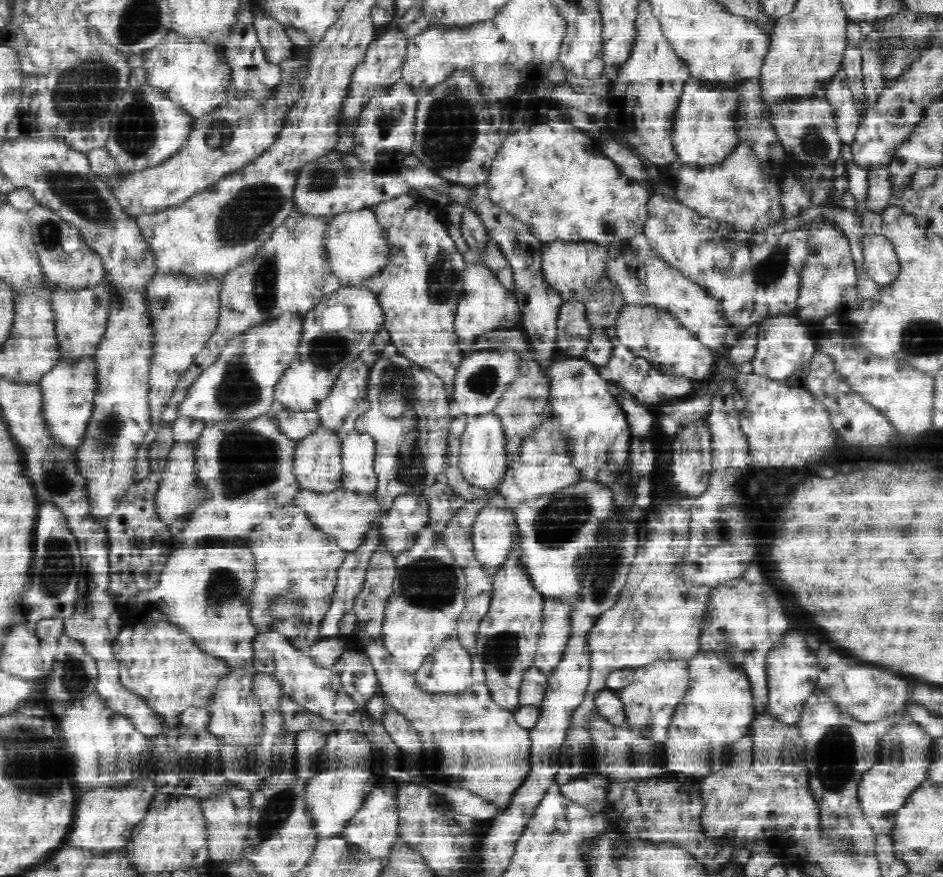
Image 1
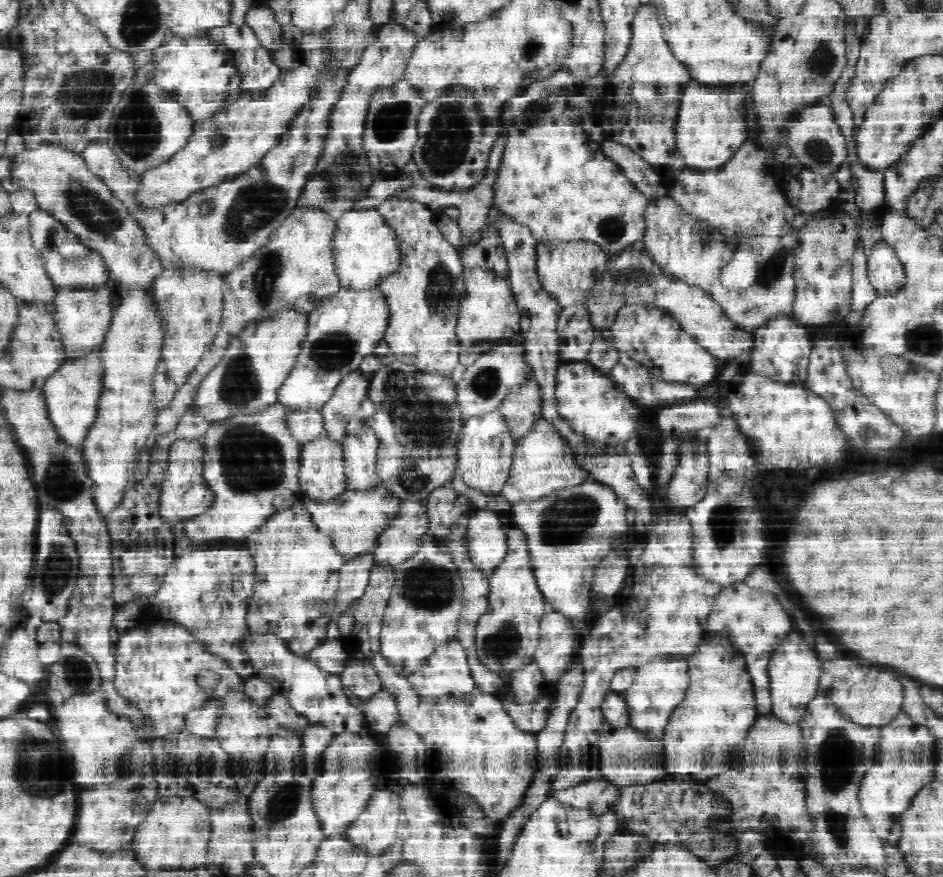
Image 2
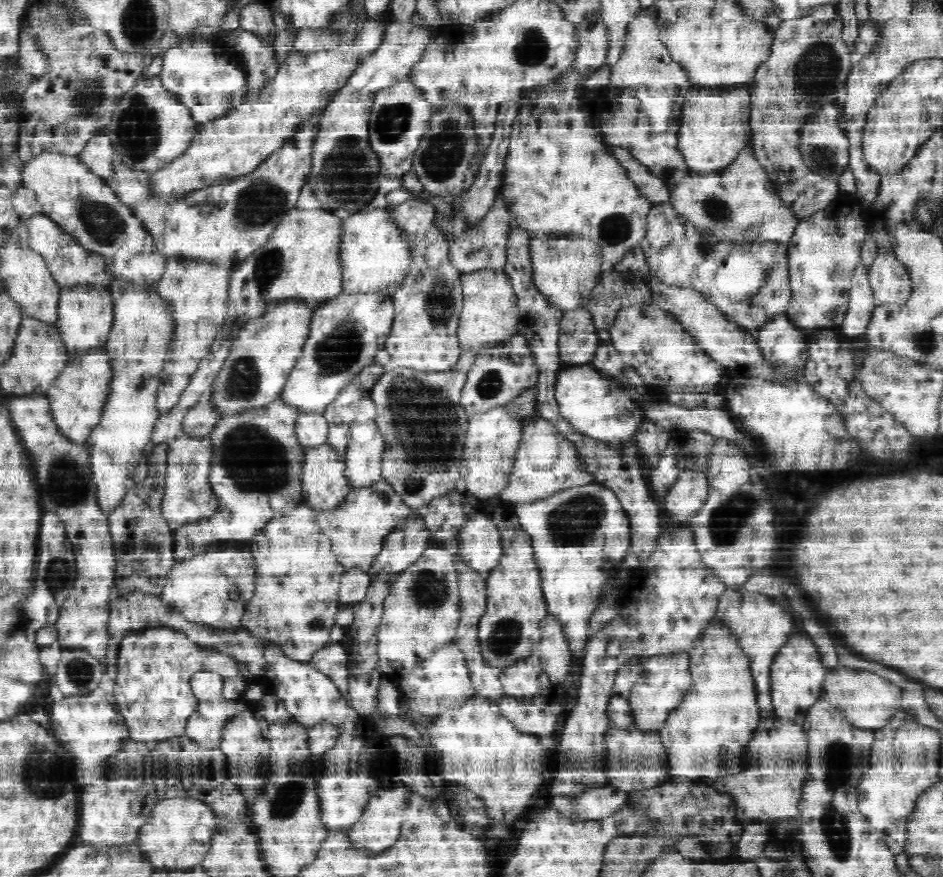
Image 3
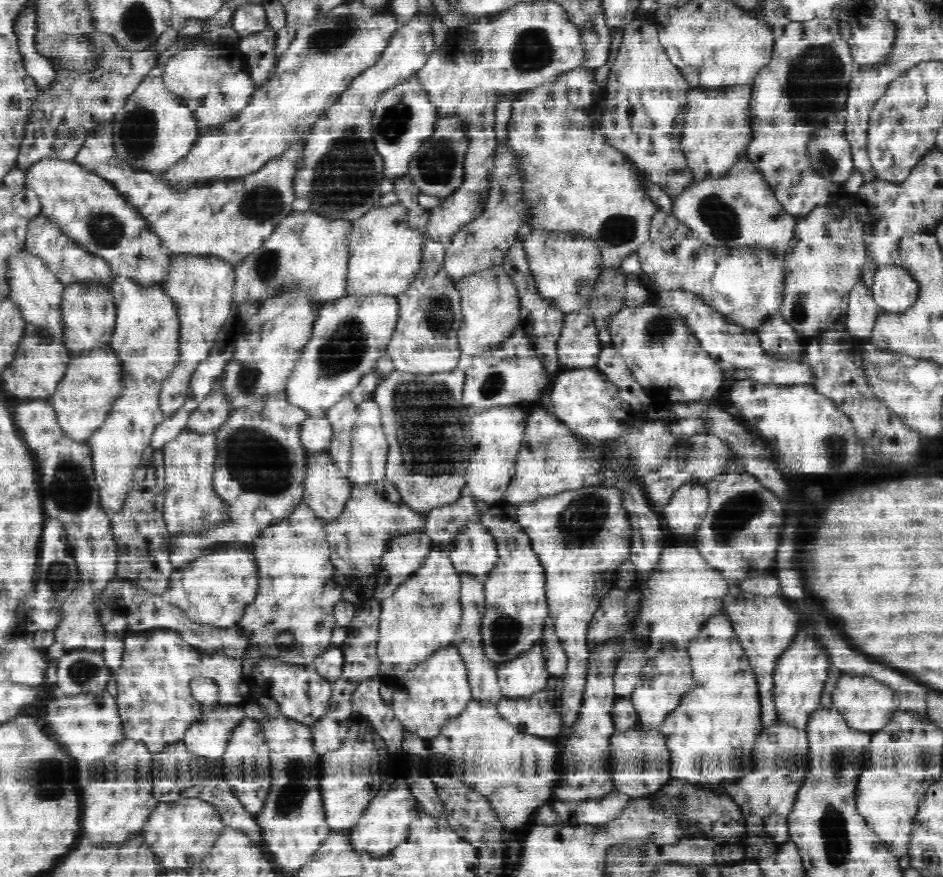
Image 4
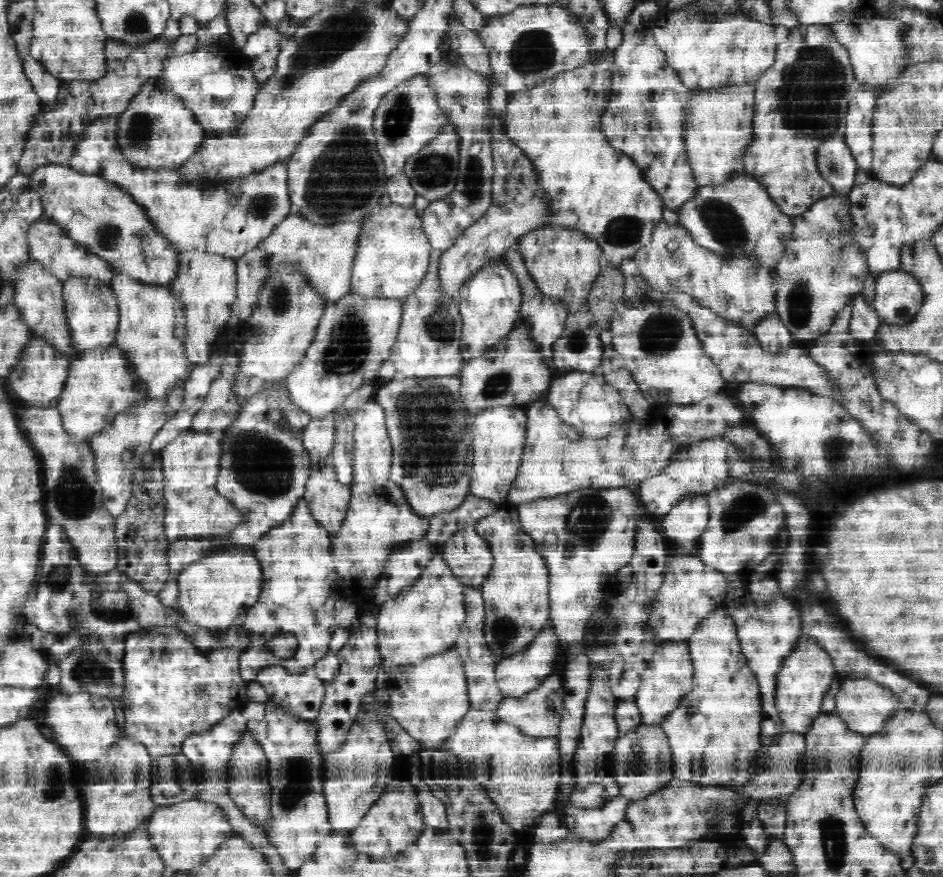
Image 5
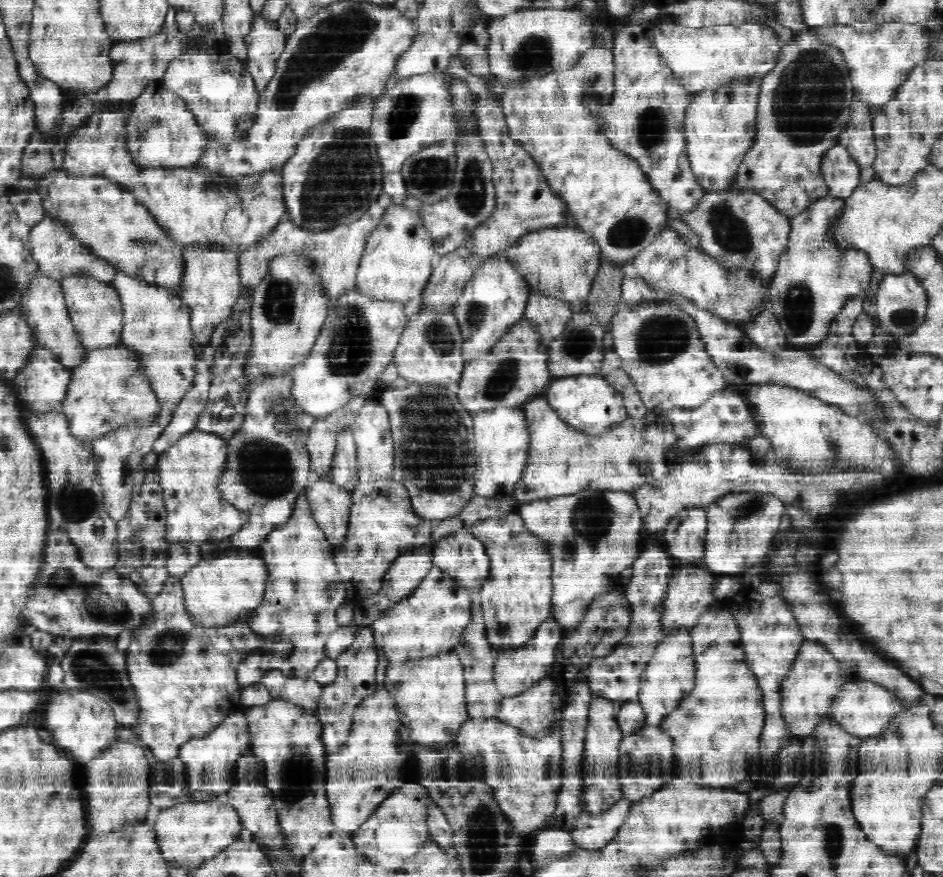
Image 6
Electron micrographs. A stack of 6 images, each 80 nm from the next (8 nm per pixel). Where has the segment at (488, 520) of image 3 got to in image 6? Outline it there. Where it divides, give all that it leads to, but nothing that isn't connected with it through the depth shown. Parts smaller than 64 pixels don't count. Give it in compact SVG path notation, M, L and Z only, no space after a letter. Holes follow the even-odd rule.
M460 530L438 540L432 562L467 589L482 588L491 570L486 545L469 530Z

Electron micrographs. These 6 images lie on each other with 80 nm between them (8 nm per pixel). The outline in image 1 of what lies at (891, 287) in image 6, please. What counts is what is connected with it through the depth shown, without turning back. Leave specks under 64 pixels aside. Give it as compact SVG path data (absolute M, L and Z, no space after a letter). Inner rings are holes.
M882 232L865 234L862 239L863 270L880 286L892 282L899 271L894 243Z

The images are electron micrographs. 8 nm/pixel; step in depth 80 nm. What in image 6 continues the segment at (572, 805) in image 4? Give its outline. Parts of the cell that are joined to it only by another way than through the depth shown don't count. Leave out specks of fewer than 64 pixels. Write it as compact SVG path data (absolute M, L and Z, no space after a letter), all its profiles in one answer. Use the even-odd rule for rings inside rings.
M620 799L612 803L604 812L591 813L580 811L572 821L571 837L576 846L582 846L584 850L600 850L608 844L608 840L616 836L617 828L624 824L628 816L629 808L634 802L628 799Z

